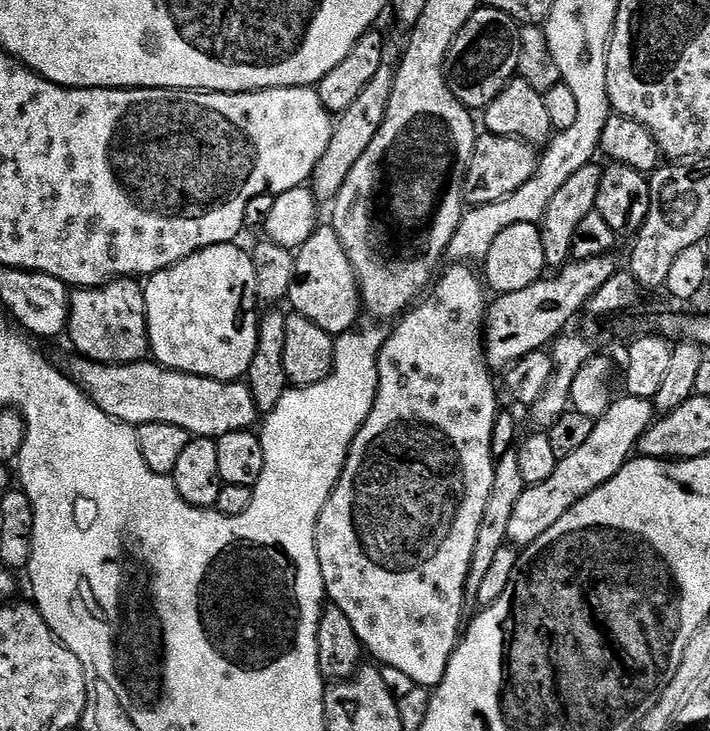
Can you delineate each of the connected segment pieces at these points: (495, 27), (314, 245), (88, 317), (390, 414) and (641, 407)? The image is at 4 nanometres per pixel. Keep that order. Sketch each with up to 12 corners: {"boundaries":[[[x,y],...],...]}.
{"boundaries":[[[482,6],[450,46],[454,98],[487,108],[518,73],[521,25]],[[330,226],[296,252],[287,303],[332,337],[362,313],[356,271]],[[144,284],[73,291],[66,336],[85,360],[150,352]],[[486,288],[399,317],[316,523],[371,659],[442,682],[494,486]],[[621,395],[510,514],[508,544],[533,544],[637,451],[652,400]]]}

